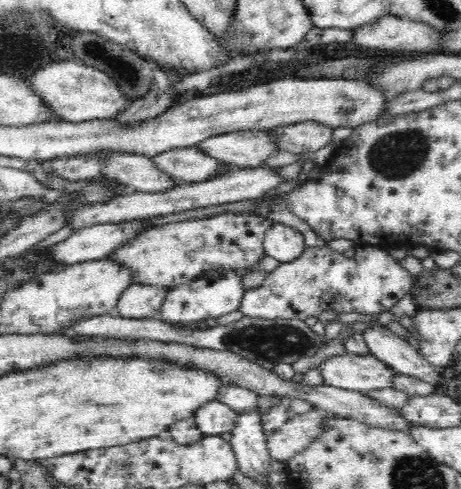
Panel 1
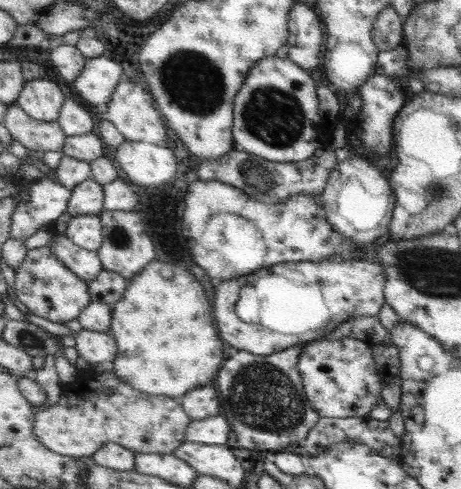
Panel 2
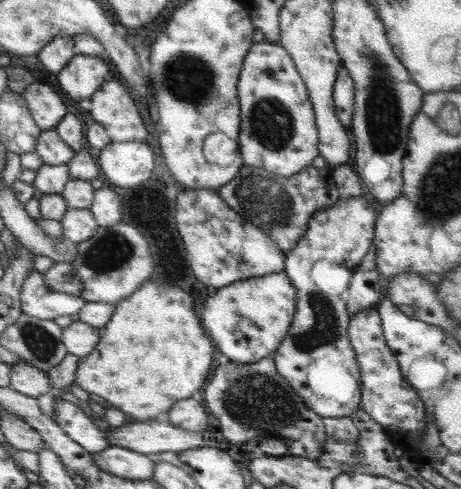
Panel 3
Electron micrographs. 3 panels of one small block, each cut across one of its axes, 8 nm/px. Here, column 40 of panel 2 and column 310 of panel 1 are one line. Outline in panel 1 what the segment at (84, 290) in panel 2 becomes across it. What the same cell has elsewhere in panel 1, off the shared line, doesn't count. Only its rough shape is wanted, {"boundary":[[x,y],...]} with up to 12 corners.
{"boundary":[[304,248],[246,290],[248,318],[380,314],[410,292],[386,248]]}

